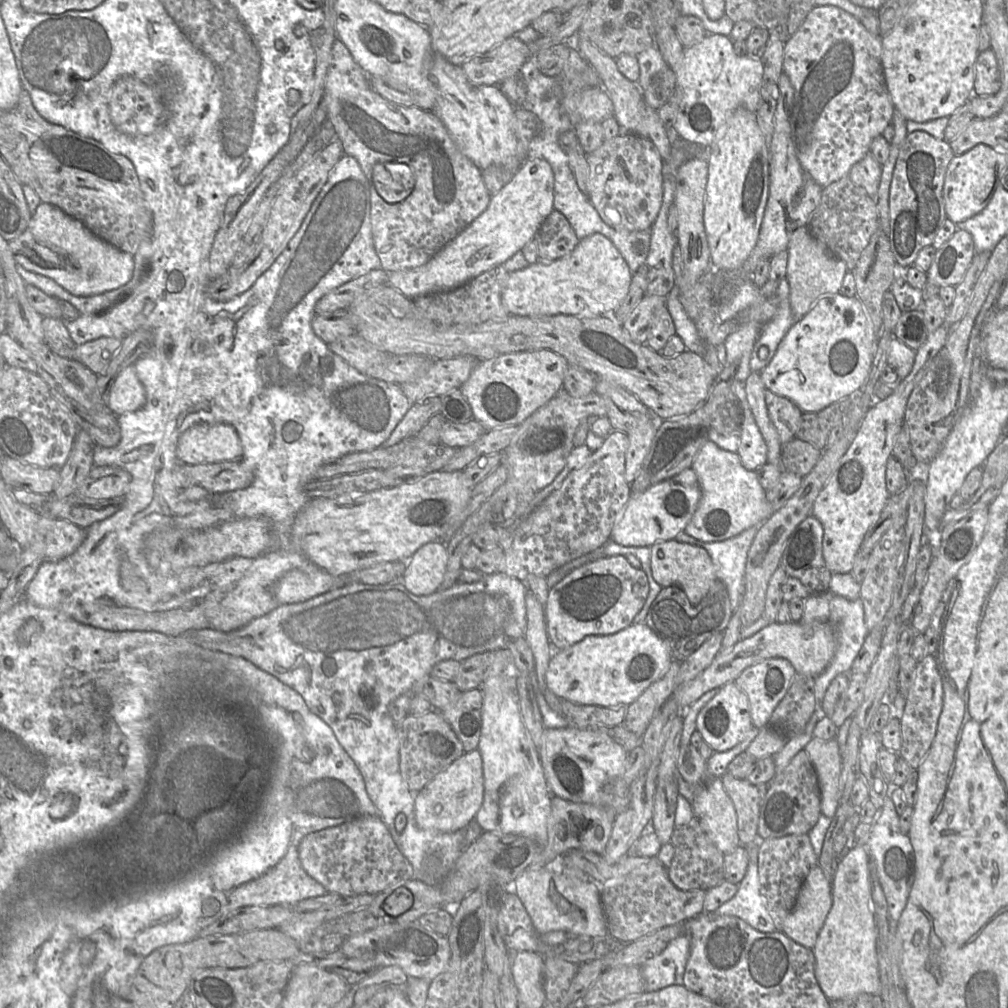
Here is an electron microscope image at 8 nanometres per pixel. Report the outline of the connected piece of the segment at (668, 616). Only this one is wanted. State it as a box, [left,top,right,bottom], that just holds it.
[645,579,732,662]

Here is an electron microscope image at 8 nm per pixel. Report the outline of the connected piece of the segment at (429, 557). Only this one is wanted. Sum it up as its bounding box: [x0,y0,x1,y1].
[404,541,448,596]

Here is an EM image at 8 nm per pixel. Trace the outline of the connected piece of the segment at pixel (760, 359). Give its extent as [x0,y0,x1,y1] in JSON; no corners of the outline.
[749,280,795,372]

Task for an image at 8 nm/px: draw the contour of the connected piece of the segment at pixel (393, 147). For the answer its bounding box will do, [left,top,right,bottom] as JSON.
[324,38,492,272]

